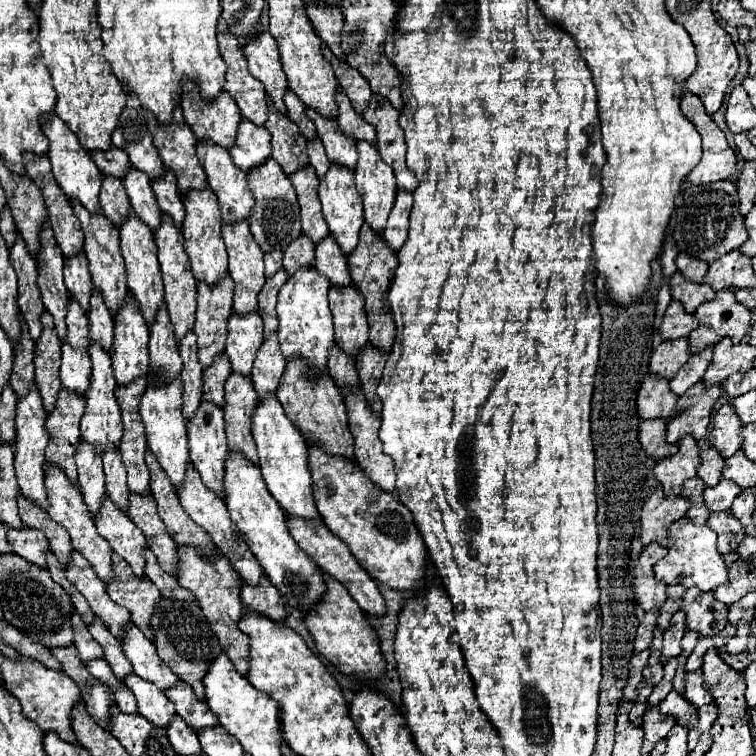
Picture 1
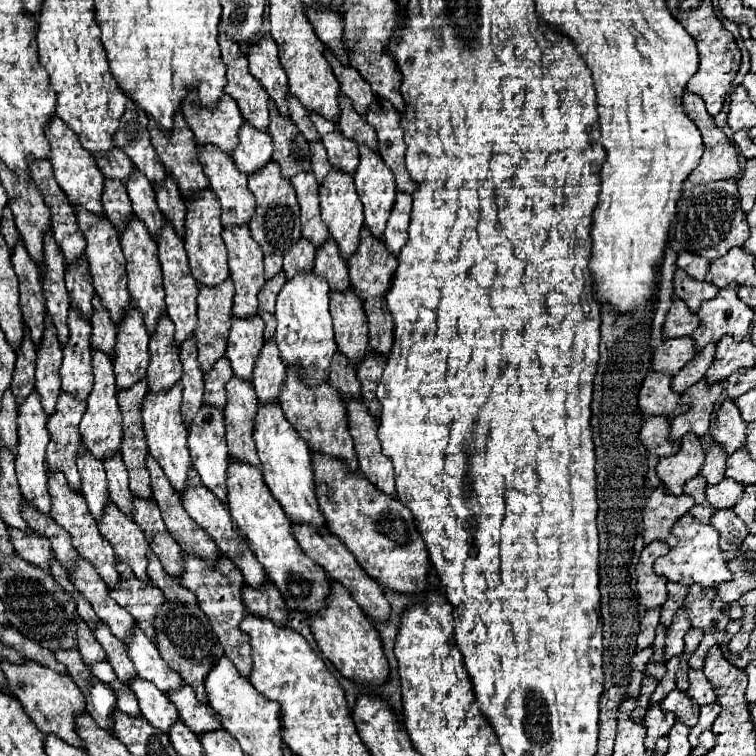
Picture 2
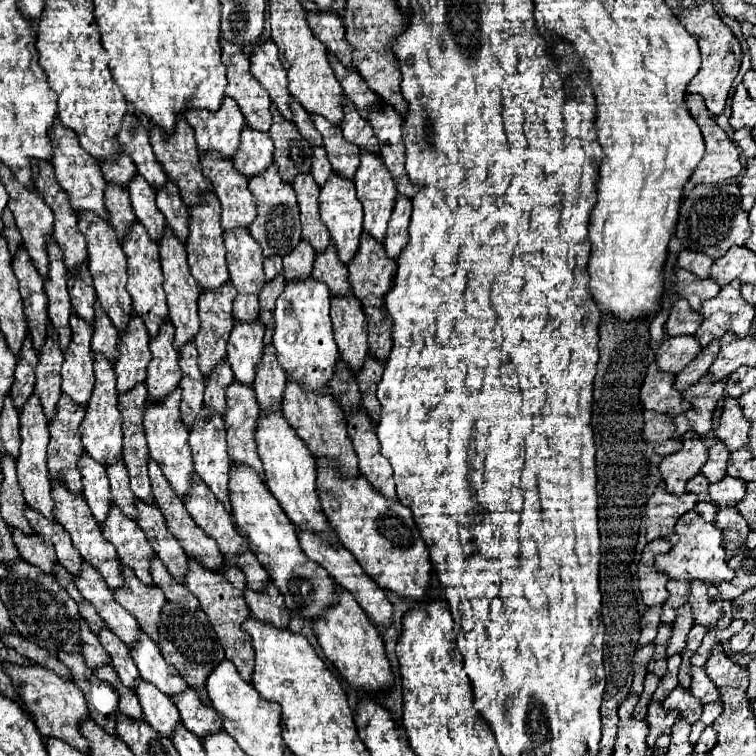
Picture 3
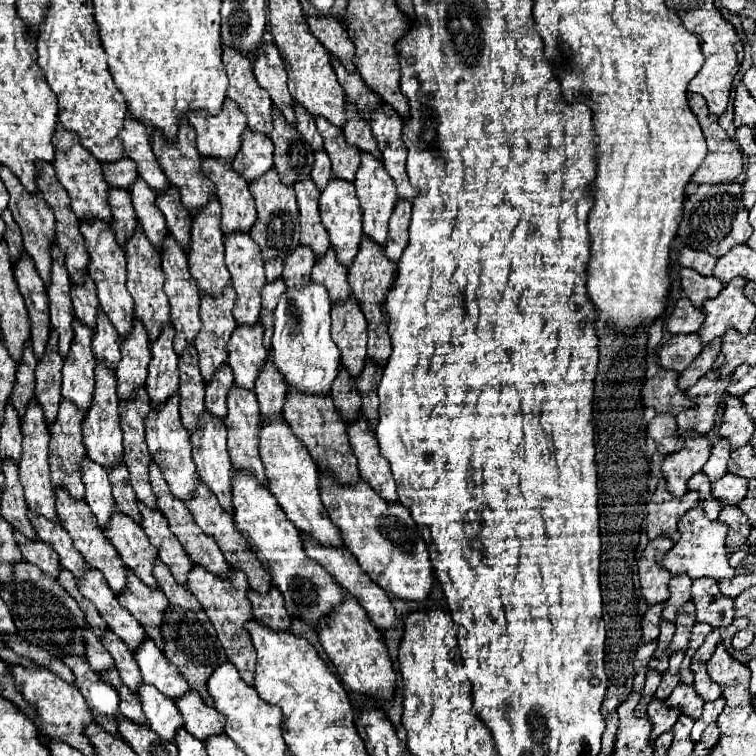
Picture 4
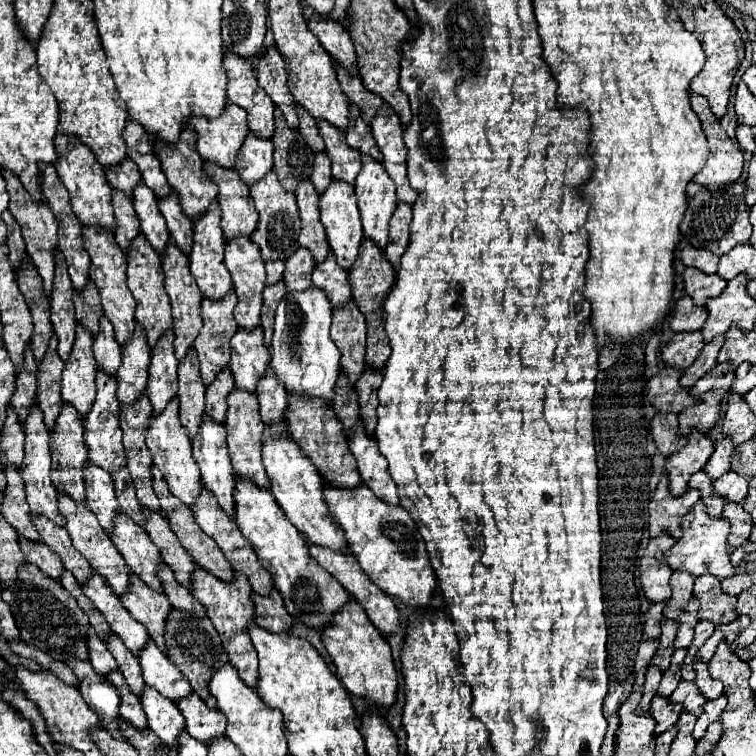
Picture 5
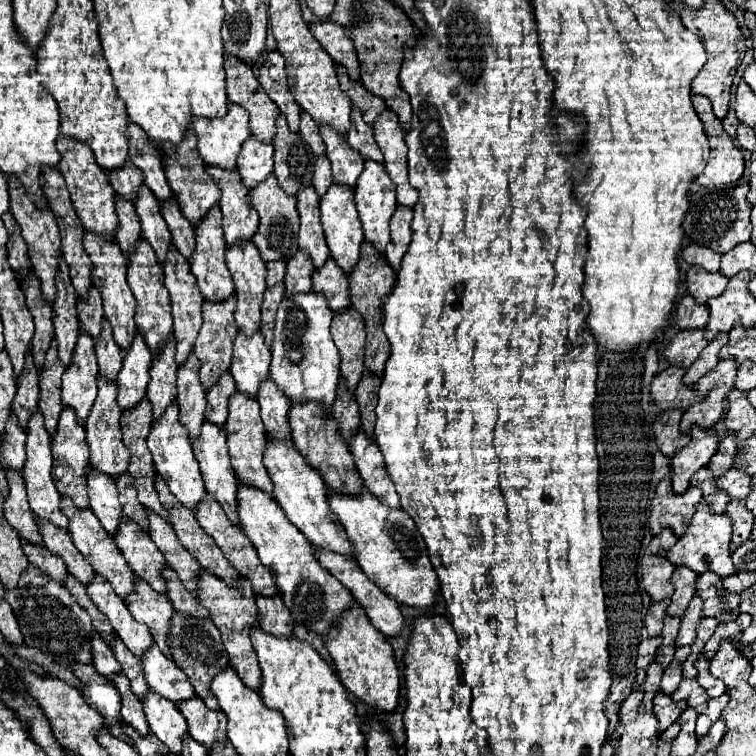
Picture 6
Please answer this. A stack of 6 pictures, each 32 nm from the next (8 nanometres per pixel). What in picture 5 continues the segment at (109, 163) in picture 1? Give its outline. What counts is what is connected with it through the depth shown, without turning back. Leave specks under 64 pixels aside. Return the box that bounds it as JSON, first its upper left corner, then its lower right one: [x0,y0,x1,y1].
[104,160,142,196]

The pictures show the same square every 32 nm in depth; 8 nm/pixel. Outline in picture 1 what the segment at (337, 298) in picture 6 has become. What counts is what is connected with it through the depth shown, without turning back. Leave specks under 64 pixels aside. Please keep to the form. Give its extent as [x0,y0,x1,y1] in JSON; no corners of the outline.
[314,236,350,288]

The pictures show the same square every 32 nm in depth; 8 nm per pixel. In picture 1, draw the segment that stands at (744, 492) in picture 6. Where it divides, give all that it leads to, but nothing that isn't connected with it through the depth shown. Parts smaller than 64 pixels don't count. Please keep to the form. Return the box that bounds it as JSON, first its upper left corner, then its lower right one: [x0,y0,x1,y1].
[704,480,742,512]

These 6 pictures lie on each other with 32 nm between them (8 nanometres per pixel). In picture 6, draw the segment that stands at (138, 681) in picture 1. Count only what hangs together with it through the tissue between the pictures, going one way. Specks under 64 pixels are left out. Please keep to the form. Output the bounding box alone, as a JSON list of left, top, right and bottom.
[144,690,188,754]

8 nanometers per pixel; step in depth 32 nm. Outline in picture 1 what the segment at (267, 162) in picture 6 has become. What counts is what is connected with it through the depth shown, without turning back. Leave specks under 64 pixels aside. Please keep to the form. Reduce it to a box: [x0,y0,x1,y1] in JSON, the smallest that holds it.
[230,120,272,172]

